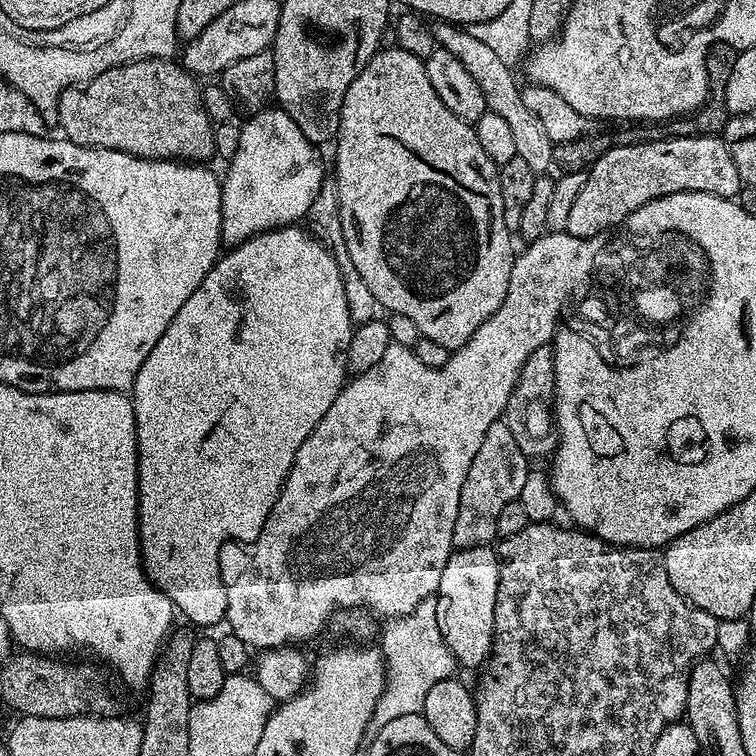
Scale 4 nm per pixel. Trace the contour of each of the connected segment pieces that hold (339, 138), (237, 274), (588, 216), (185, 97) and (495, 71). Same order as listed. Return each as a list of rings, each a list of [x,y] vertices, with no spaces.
[[[395,46],[381,47],[366,62],[366,66],[350,82],[350,90],[346,90],[346,98],[340,111],[340,129],[334,141],[336,147],[336,177],[334,183],[338,194],[338,214],[342,218],[342,238],[346,242],[346,250],[350,250],[350,259],[358,274],[362,274],[366,286],[370,286],[377,305],[381,309],[389,308],[392,316],[410,318],[419,330],[421,337],[438,342],[439,345],[455,350],[465,342],[502,306],[506,298],[506,286],[510,284],[510,270],[514,259],[512,252],[513,233],[506,230],[506,218],[502,210],[502,186],[500,185],[500,170],[486,150],[482,150],[476,137],[475,127],[467,124],[462,118],[450,114],[442,98],[434,86],[430,86],[430,78],[426,78],[426,66],[423,60],[414,58],[414,54],[406,54],[406,50]]]
[[[300,226],[271,228],[268,232],[260,232],[256,236],[242,241],[241,244],[229,247],[216,261],[215,266],[206,274],[206,278],[202,278],[198,290],[194,290],[194,294],[190,294],[190,298],[186,298],[186,302],[182,302],[182,310],[178,310],[178,314],[174,314],[174,322],[170,322],[170,326],[166,326],[166,334],[162,334],[162,338],[158,338],[158,342],[154,342],[154,350],[150,350],[150,358],[146,358],[146,362],[142,362],[142,370],[138,370],[138,378],[130,389],[130,399],[134,410],[134,418],[136,419],[136,465],[138,466],[138,494],[140,495],[140,505],[138,506],[138,514],[140,515],[140,558],[144,562],[144,570],[148,573],[149,580],[161,592],[164,592],[172,599],[173,605],[179,611],[181,608],[184,612],[196,612],[196,620],[204,628],[214,627],[219,620],[221,623],[228,615],[226,610],[228,589],[226,580],[220,577],[220,547],[227,540],[256,541],[266,518],[270,518],[270,510],[274,506],[274,502],[280,497],[280,487],[288,476],[290,466],[294,462],[302,442],[306,442],[306,438],[310,438],[314,426],[318,426],[318,422],[324,417],[326,410],[330,410],[334,398],[338,398],[338,394],[344,389],[346,383],[348,347],[350,346],[354,325],[350,318],[350,310],[346,306],[346,290],[342,290],[342,274],[338,270],[338,262],[334,262],[331,251],[311,231],[308,232],[303,232]]]
[[[669,136],[669,140],[648,140],[645,144],[620,144],[602,153],[587,169],[588,177],[574,198],[564,231],[578,238],[600,236],[615,224],[623,225],[638,206],[666,194],[705,192],[739,197],[742,185],[738,166],[734,166],[734,158],[730,158],[720,136]]]
[[[172,58],[119,64],[106,70],[106,74],[98,74],[98,78],[87,84],[75,84],[73,88],[60,93],[56,107],[58,128],[73,144],[83,148],[105,148],[143,160],[208,162],[214,156],[214,125],[202,106],[201,91],[197,77]]]
[[[440,22],[433,27],[432,33],[437,45],[450,50],[450,54],[454,54],[454,58],[458,58],[462,62],[462,66],[466,66],[466,70],[470,70],[474,82],[478,82],[478,86],[482,86],[482,94],[488,103],[488,111],[500,115],[510,126],[514,137],[516,156],[525,160],[529,164],[530,170],[534,170],[537,174],[547,173],[548,167],[552,164],[554,145],[547,136],[545,128],[542,127],[542,121],[534,114],[530,114],[530,110],[522,102],[522,88],[521,85],[516,85],[514,74],[516,72],[502,62],[481,39],[474,38],[468,32],[467,27]]]

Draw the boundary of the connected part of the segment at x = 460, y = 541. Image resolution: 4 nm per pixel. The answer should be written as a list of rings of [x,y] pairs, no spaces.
[[[503,419],[496,420],[494,426],[486,430],[486,438],[482,438],[482,446],[478,446],[478,454],[474,454],[470,462],[466,482],[462,482],[458,522],[454,522],[453,549],[491,545],[497,539],[498,513],[504,509],[506,502],[520,499],[522,488],[529,478],[528,464],[530,458],[522,454],[514,434],[510,434],[510,426],[506,426]]]

